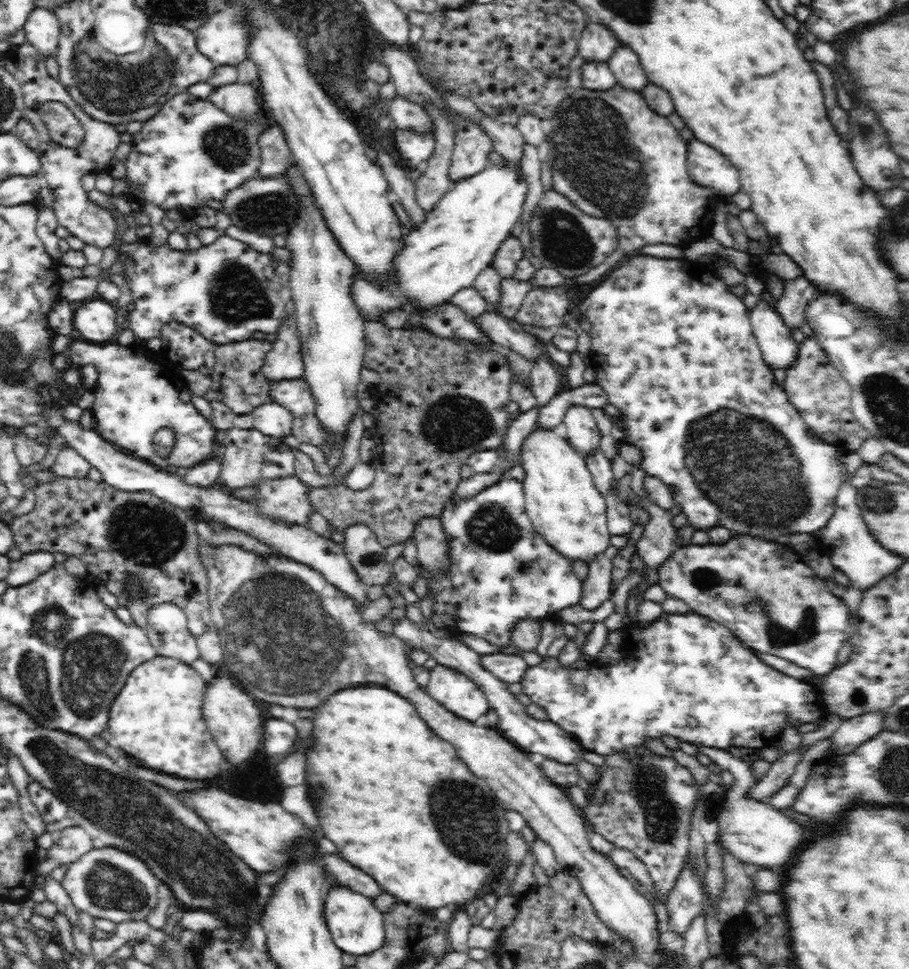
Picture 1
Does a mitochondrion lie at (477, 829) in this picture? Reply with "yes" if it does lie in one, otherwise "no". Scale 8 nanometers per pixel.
yes

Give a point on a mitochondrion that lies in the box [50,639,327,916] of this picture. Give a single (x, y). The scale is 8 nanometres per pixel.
(108, 886)

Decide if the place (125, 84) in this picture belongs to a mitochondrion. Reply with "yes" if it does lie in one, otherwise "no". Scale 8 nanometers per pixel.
yes

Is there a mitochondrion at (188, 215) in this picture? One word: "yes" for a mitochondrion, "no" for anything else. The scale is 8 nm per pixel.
no

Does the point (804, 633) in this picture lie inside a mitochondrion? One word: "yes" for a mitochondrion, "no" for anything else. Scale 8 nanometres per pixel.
yes

